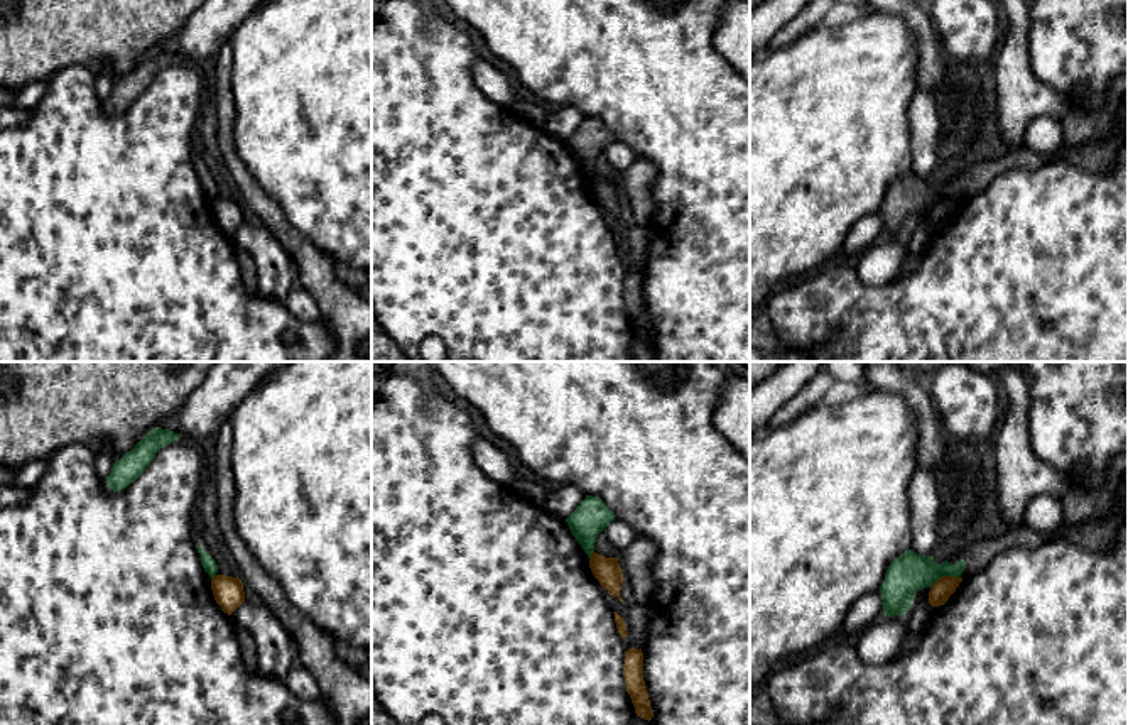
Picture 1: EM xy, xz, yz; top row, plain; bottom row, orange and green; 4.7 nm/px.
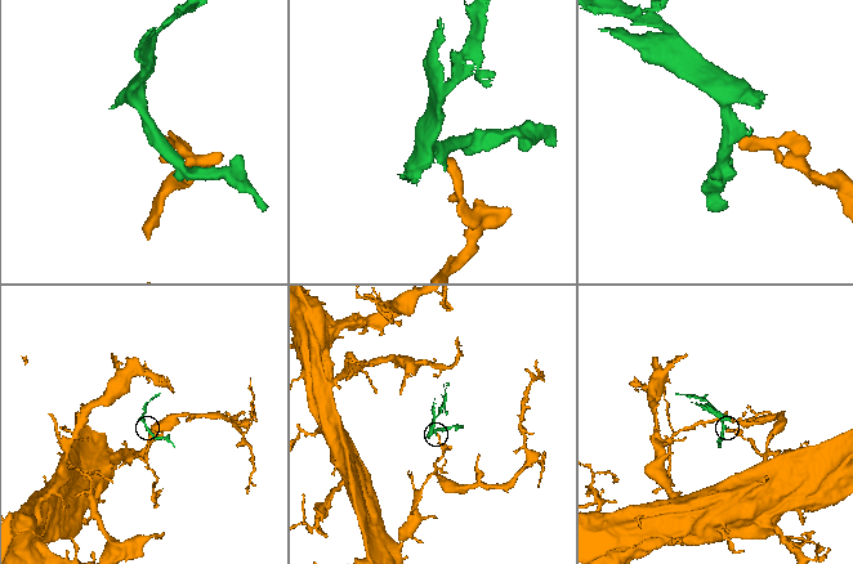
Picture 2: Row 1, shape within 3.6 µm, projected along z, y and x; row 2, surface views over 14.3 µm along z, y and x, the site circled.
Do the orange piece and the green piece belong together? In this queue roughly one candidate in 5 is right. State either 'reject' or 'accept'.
reject

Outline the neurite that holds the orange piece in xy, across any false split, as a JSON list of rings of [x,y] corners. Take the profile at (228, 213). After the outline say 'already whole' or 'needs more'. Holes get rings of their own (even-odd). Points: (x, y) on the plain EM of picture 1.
[[[216,196],[211,199],[211,211],[216,225],[228,237],[245,223],[243,204],[238,198]]]; already whole

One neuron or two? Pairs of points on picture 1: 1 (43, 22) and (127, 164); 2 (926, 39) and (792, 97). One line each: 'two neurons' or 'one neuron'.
1: two neurons
2: two neurons

